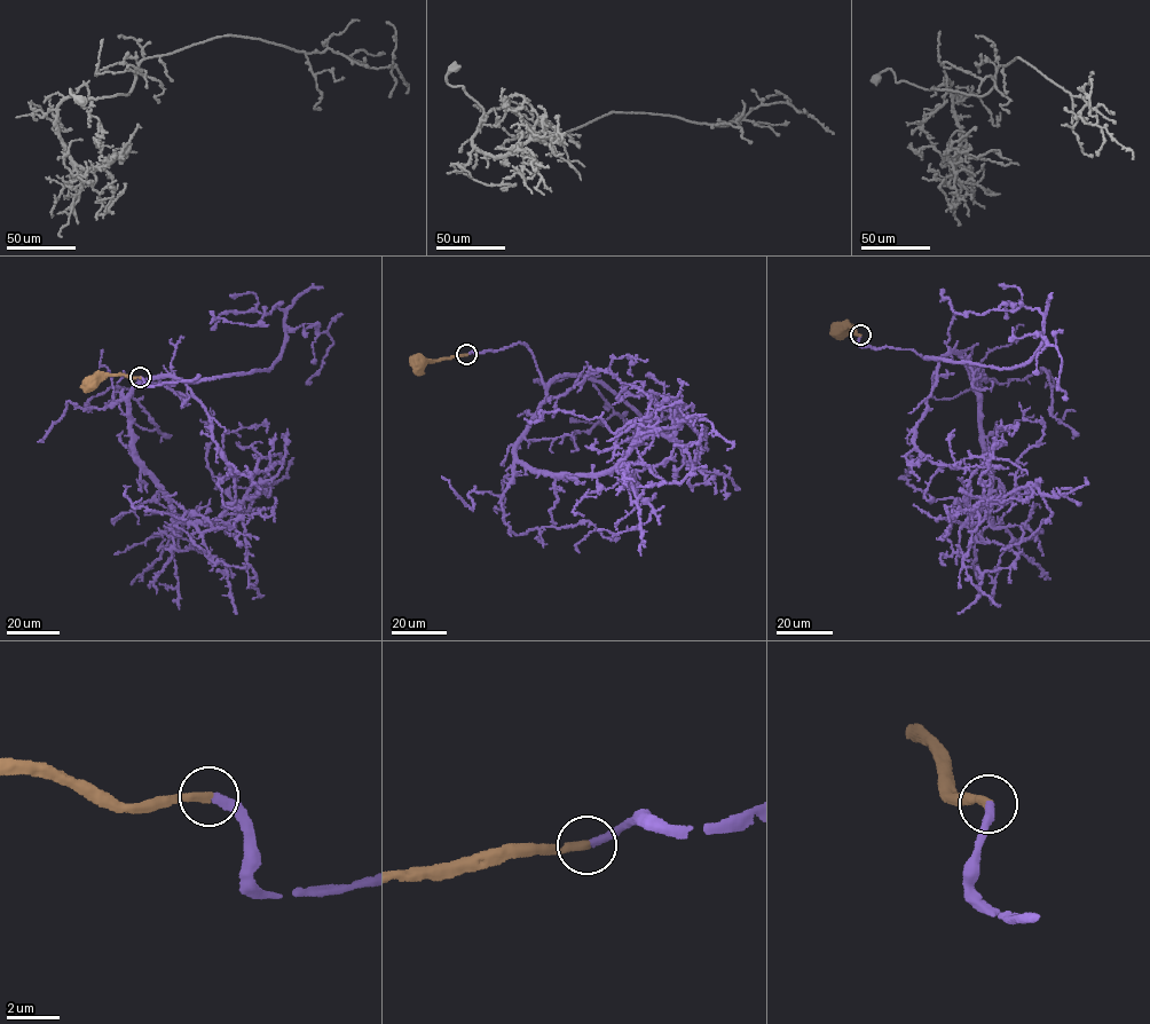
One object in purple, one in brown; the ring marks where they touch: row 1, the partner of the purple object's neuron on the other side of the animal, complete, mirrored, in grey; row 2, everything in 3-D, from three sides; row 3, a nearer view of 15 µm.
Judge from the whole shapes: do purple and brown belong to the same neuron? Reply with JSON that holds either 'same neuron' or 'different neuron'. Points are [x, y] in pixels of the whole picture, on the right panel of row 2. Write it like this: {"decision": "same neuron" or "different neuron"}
{"decision": "same neuron"}

